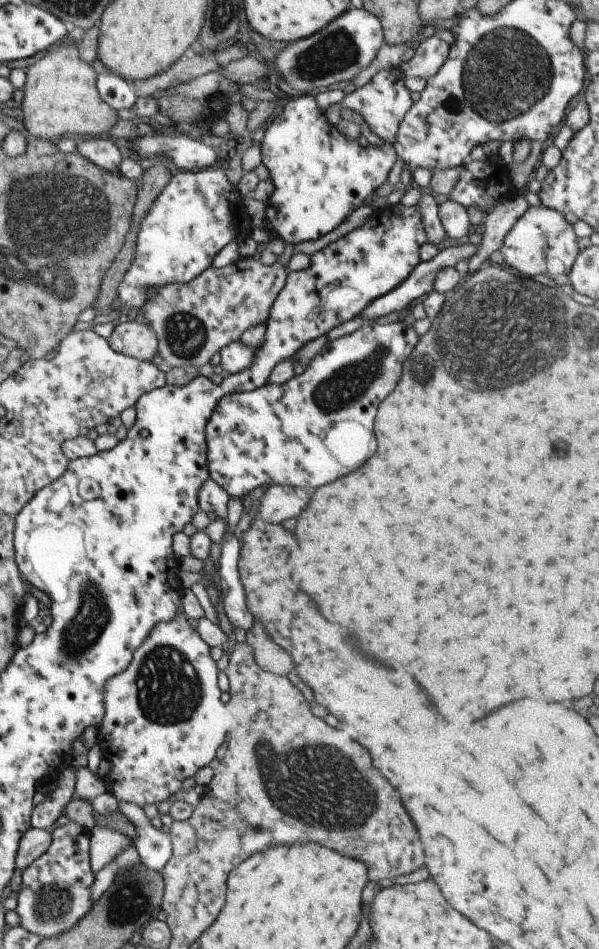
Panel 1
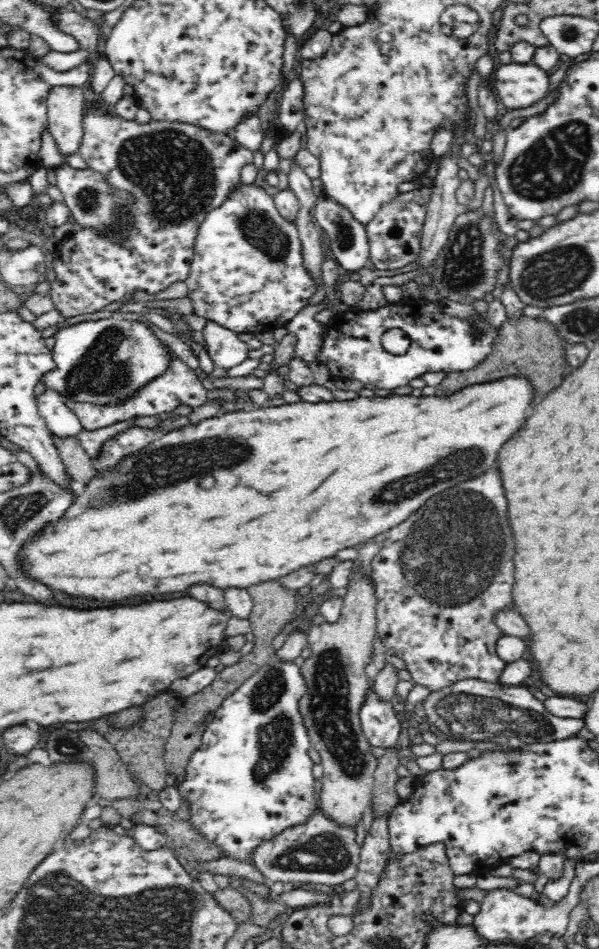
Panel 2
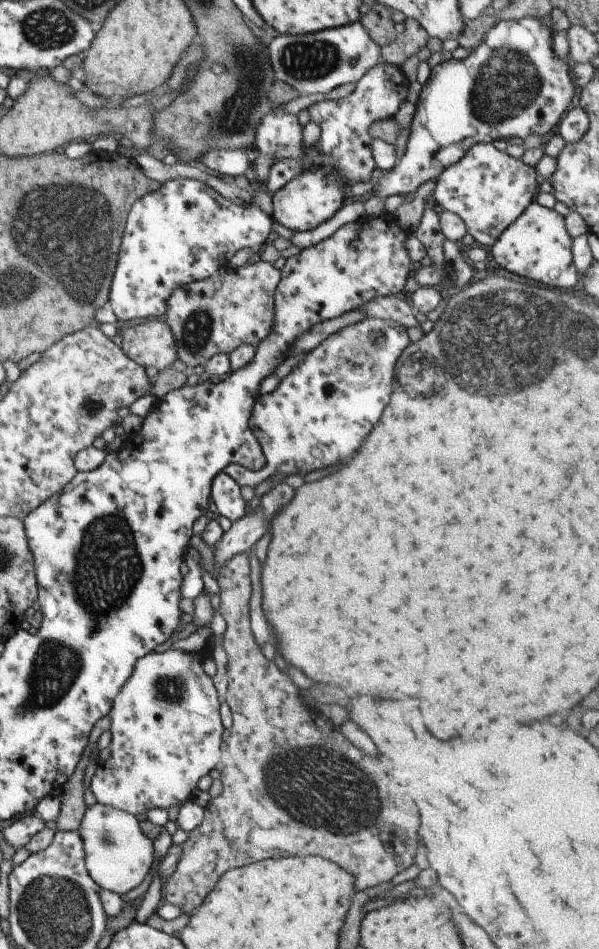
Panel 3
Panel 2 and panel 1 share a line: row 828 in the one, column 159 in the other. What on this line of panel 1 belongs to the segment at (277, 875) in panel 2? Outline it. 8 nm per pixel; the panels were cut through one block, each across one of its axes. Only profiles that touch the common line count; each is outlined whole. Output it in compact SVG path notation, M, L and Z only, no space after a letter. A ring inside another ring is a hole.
M256 257L238 258L220 269L209 265L187 282L151 287L140 314L157 339L156 354L171 367L207 364L215 352L239 341L247 327L265 323L272 302L283 288L286 273L278 260L272 266L264 266Z

